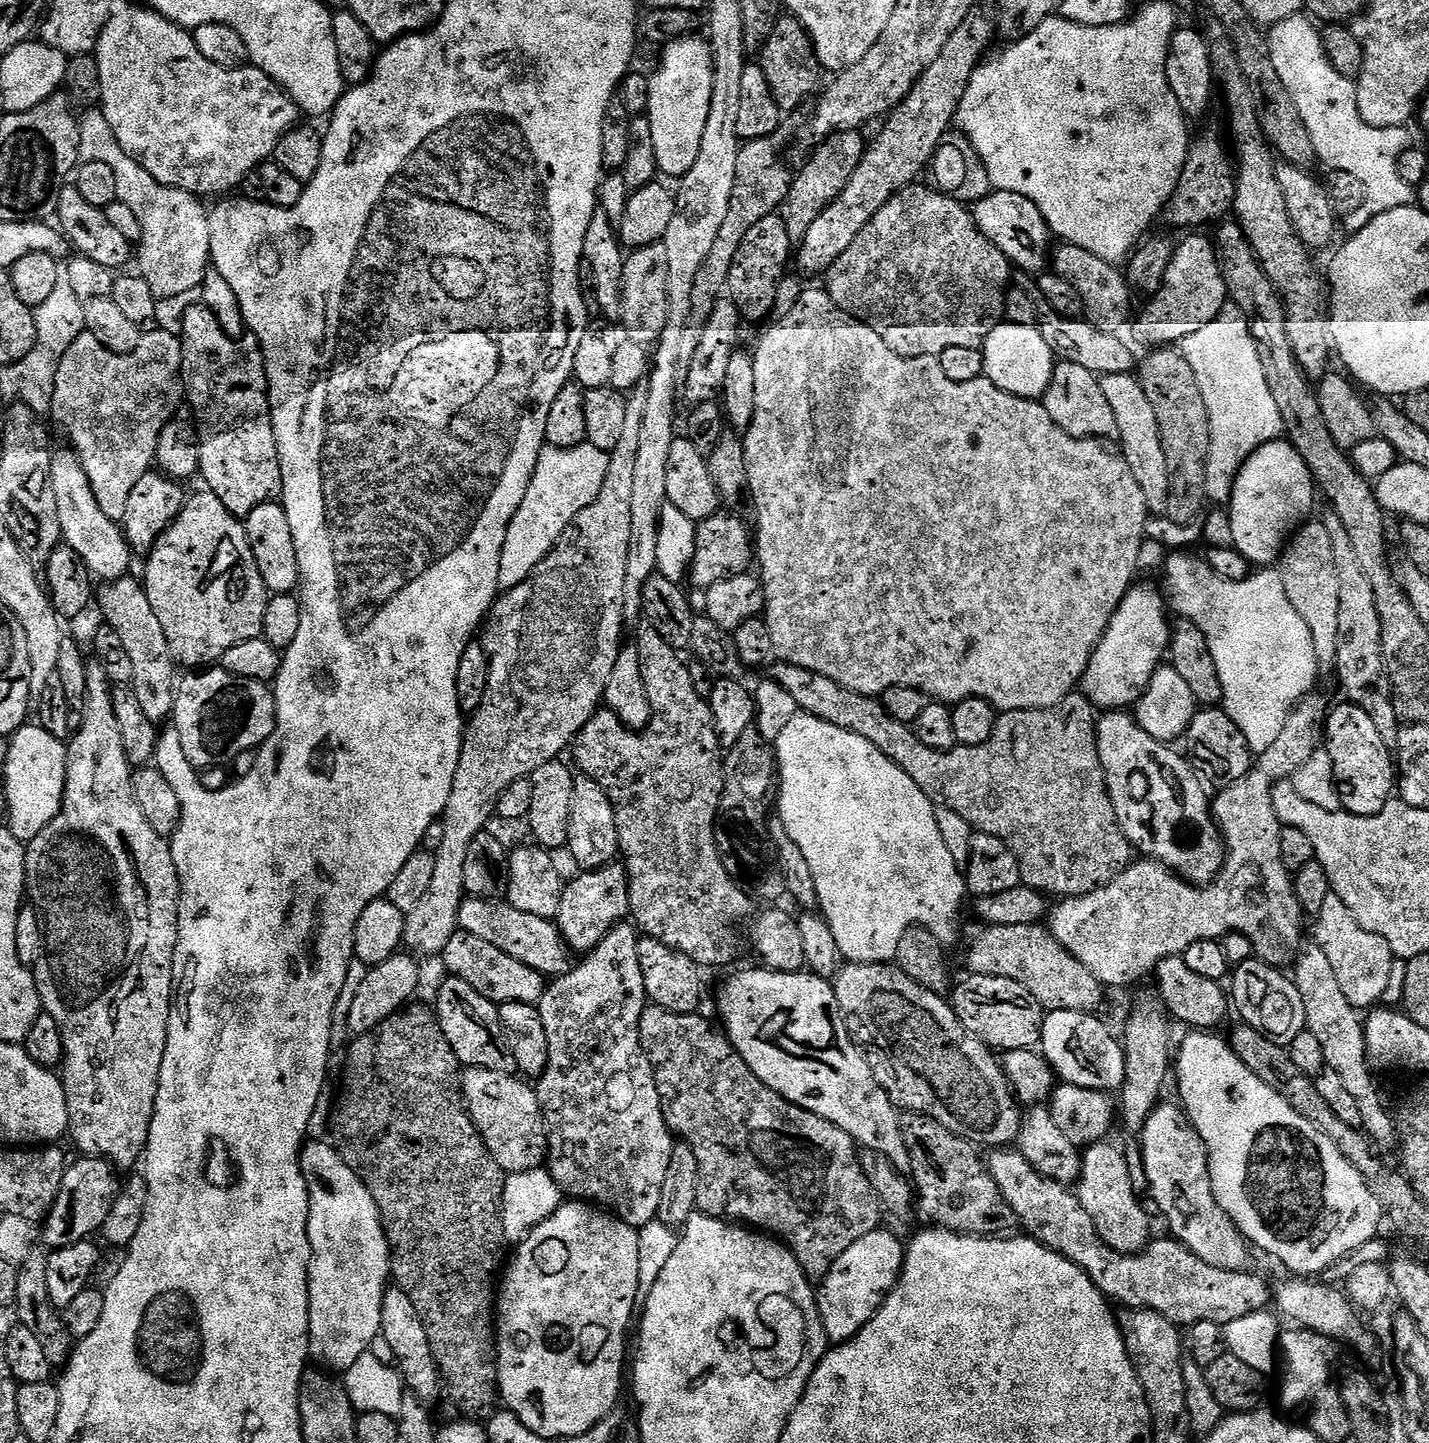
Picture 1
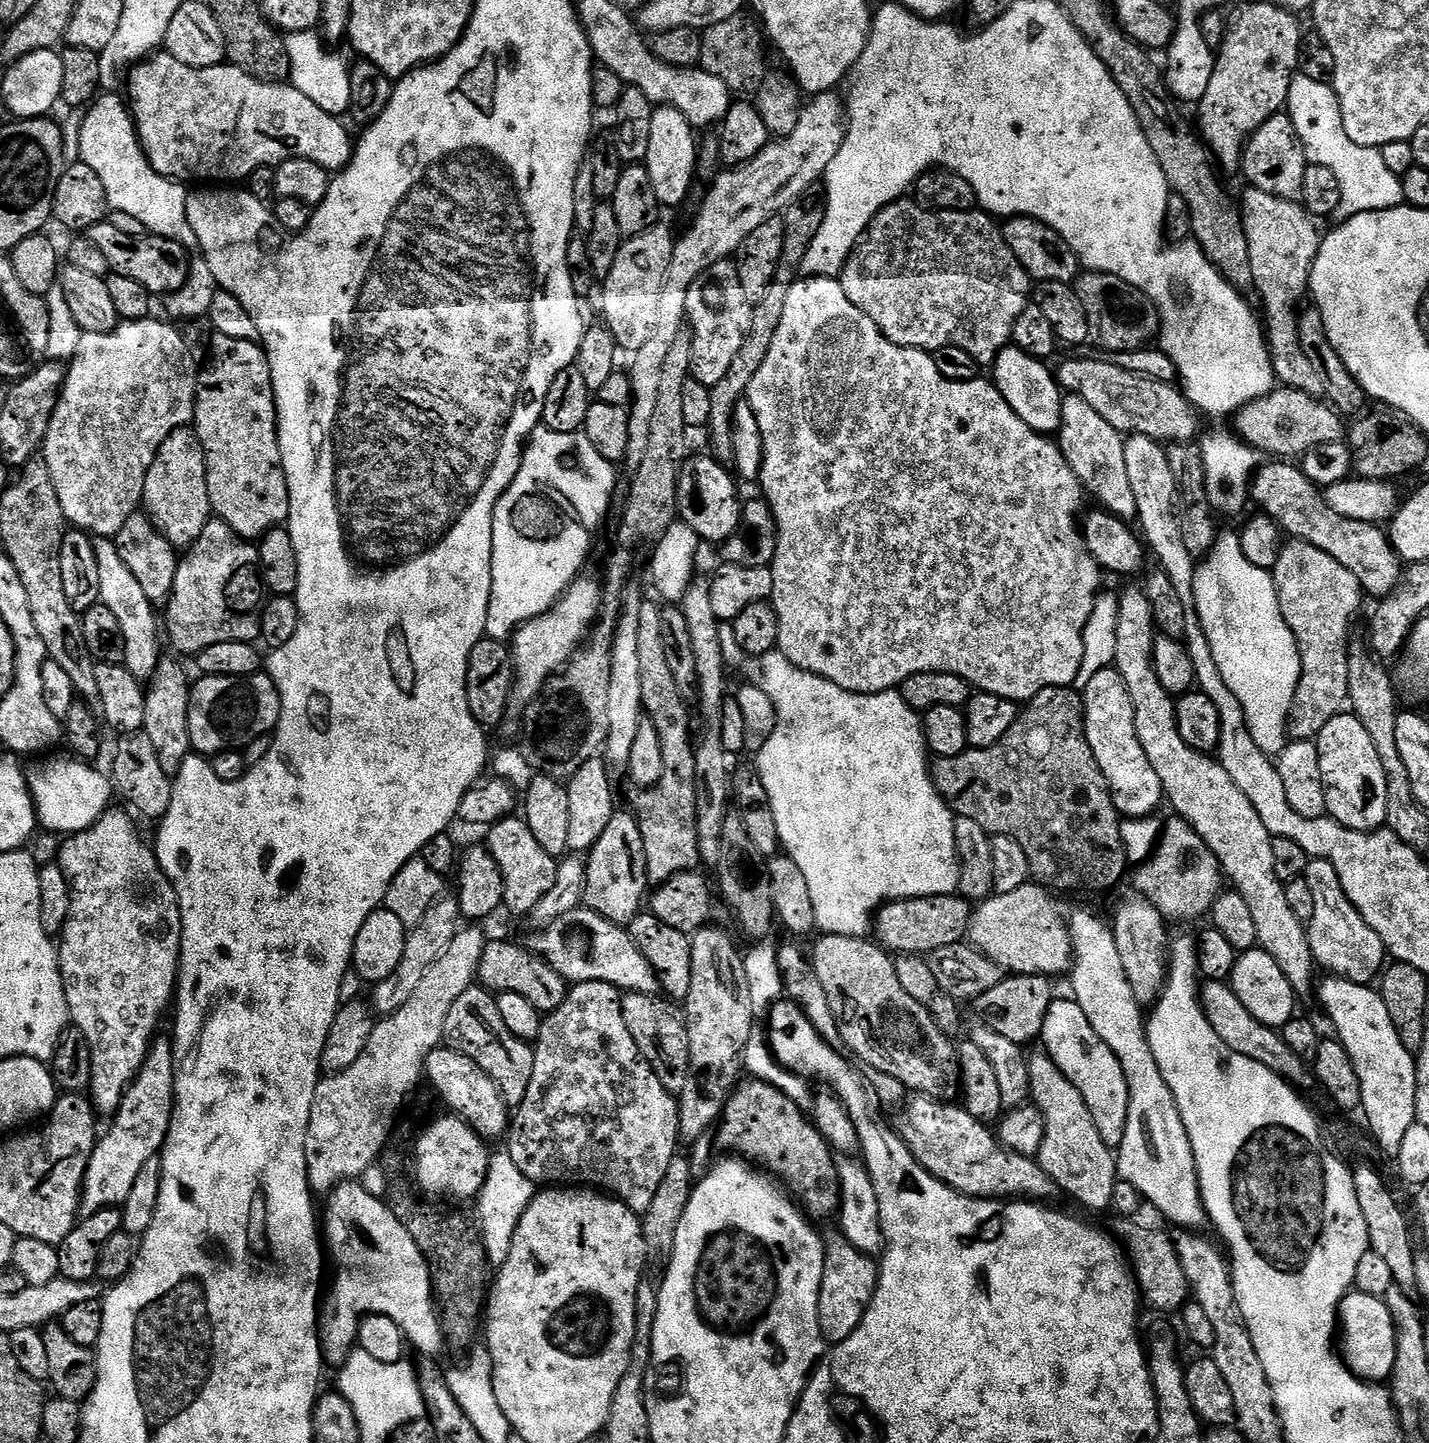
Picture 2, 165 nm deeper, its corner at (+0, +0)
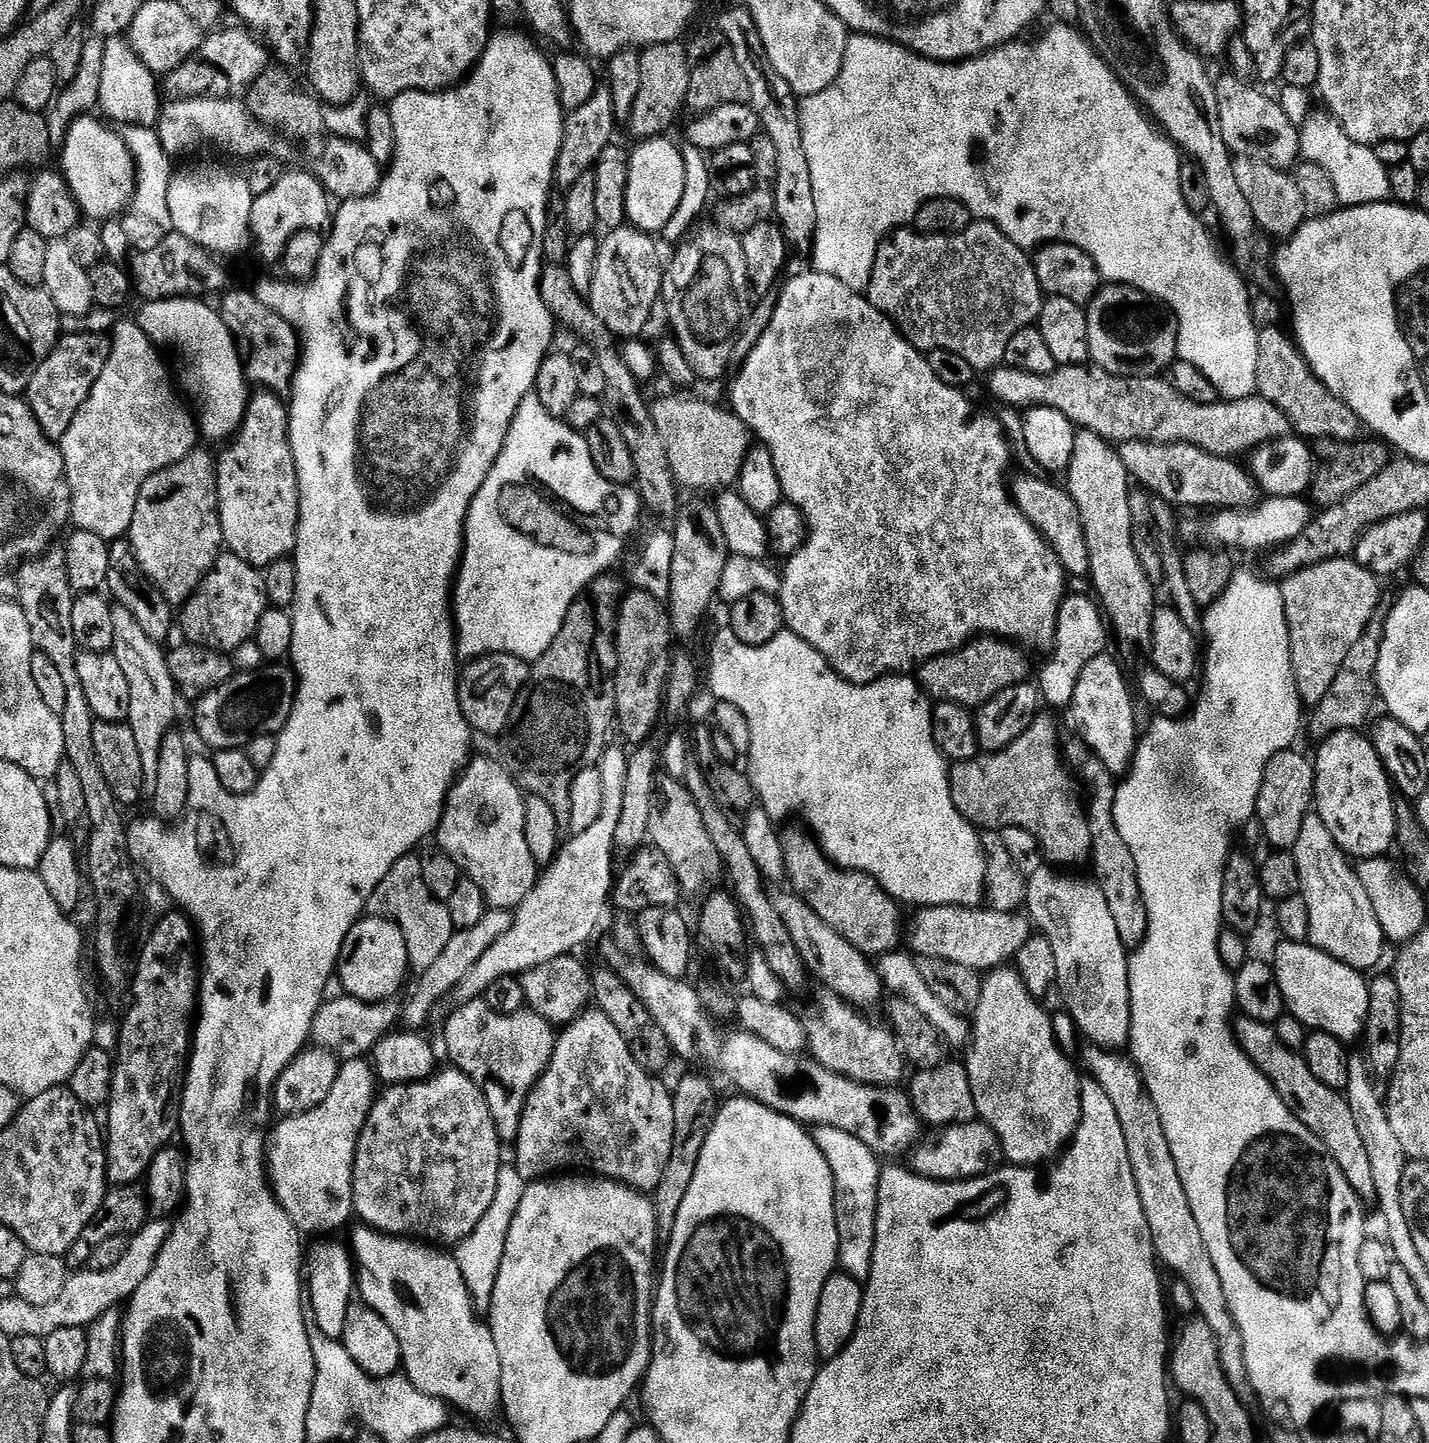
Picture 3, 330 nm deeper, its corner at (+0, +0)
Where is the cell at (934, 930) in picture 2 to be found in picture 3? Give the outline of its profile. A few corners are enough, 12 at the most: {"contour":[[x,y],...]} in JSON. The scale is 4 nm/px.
{"contour":[[807,827],[779,835],[796,895],[879,958],[906,936],[874,877],[832,863]]}

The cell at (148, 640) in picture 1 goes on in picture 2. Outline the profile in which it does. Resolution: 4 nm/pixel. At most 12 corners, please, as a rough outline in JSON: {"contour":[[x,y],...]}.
{"contour":[[161,659],[143,735],[173,778],[192,752],[190,679]]}

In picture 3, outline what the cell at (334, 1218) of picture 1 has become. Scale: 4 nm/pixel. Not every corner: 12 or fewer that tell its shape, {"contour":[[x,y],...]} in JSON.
{"contour":[[360,1226],[358,1292],[407,1378],[472,1416],[500,1363],[455,1255]]}

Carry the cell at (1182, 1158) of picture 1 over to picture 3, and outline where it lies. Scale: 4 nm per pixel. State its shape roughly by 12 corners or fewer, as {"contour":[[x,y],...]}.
{"contour":[[1052,866],[1026,901],[1068,896],[1047,929],[1076,1032],[1120,1050],[1128,958],[1106,894]]}

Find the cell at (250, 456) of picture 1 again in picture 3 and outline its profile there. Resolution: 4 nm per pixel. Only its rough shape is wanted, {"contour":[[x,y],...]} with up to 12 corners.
{"contour":[[255,393],[216,460],[227,551],[261,570],[295,553],[290,412]]}

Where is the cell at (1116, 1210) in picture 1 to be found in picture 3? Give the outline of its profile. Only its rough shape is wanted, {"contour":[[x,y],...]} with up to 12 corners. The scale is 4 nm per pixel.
{"contour":[[1012,966],[966,1048],[977,1117],[1012,1166],[1080,1125],[1081,1073]]}

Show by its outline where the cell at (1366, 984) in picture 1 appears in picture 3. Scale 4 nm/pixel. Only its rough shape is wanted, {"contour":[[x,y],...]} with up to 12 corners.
{"contour":[[1320,816],[1298,834],[1307,943],[1367,973],[1386,937]]}

